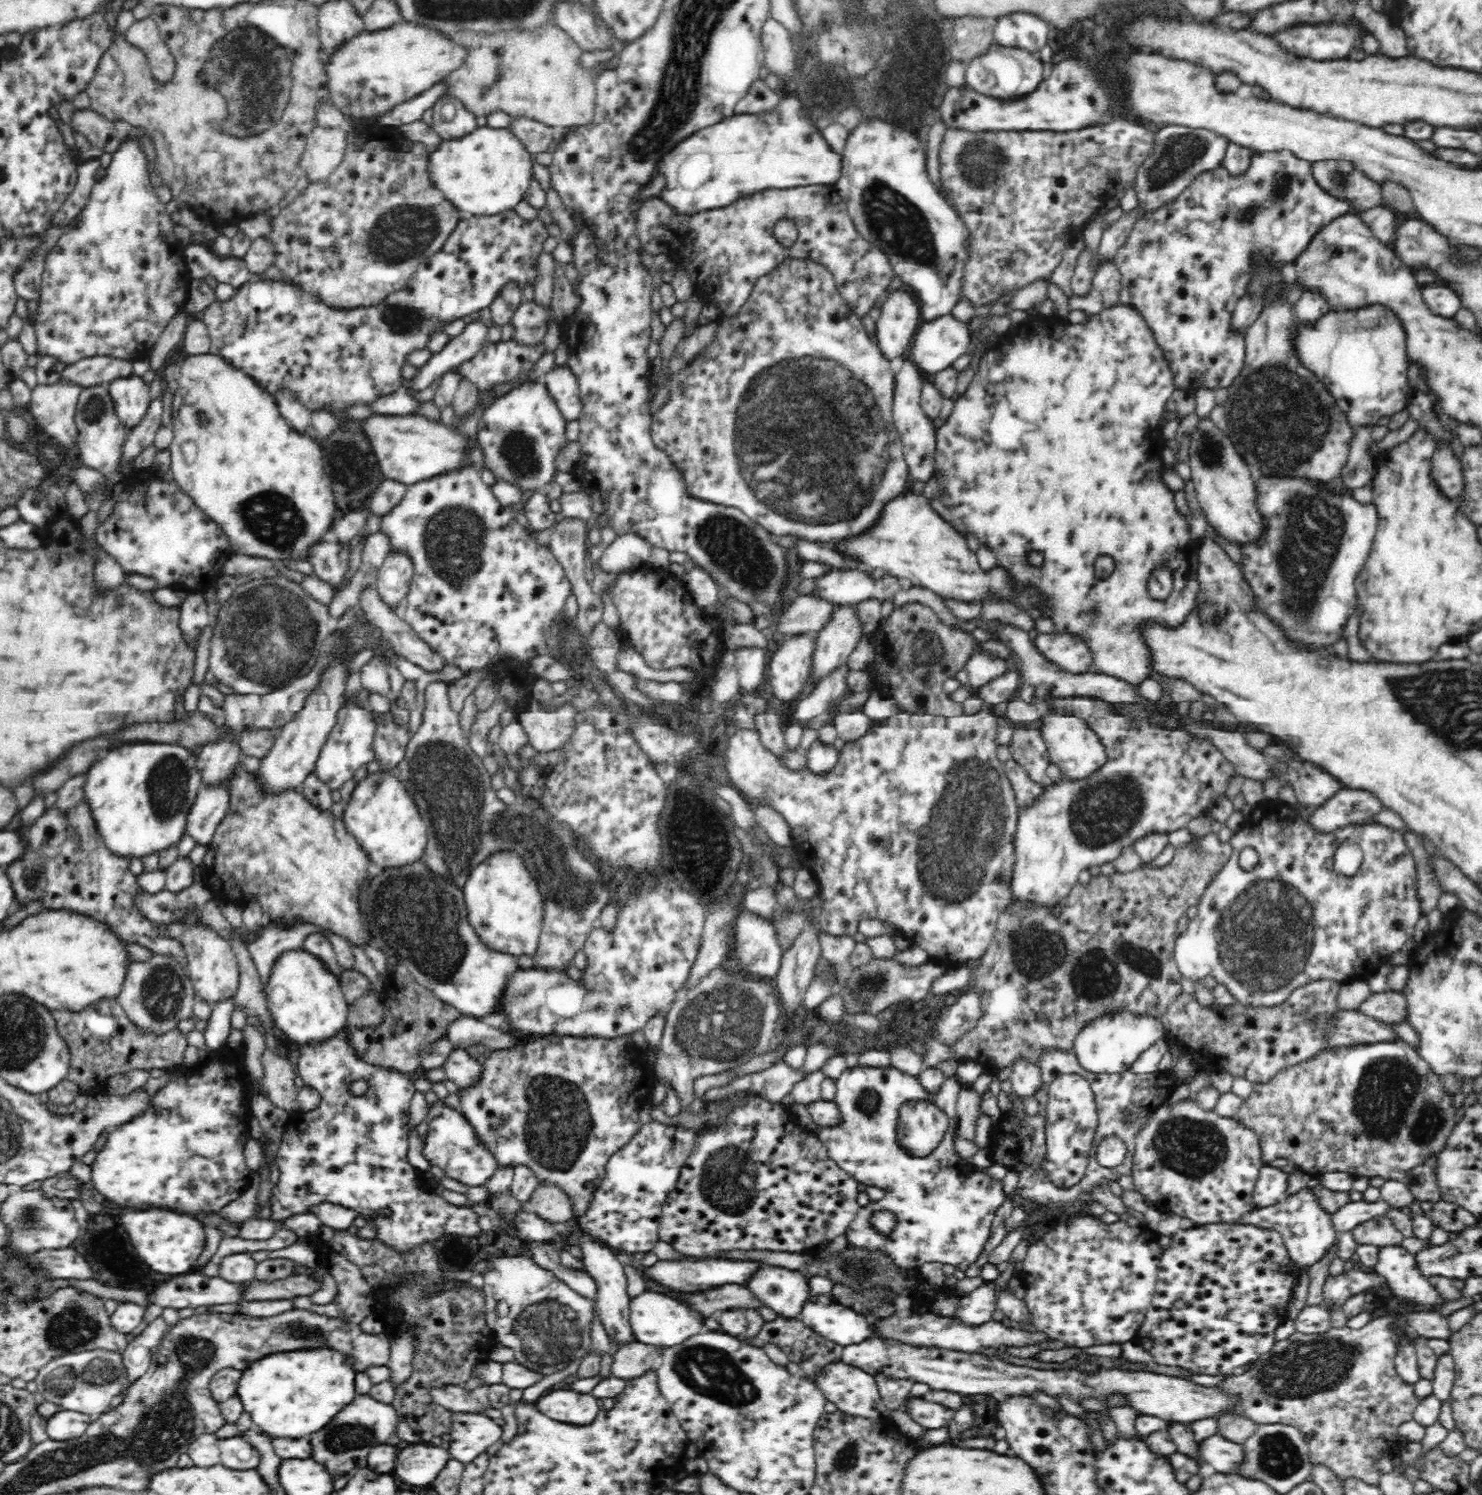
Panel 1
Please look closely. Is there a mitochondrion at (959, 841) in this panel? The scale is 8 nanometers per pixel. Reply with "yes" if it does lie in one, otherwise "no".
yes

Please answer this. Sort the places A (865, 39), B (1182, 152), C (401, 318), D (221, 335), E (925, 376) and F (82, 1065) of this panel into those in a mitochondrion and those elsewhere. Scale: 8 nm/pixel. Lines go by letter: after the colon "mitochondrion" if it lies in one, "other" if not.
A: mitochondrion
B: mitochondrion
C: mitochondrion
D: other
E: other
F: other

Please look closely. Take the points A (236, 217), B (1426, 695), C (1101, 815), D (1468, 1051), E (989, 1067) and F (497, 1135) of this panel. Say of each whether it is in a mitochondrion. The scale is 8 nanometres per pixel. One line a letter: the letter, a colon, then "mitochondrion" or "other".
A: other
B: mitochondrion
C: mitochondrion
D: mitochondrion
E: other
F: mitochondrion

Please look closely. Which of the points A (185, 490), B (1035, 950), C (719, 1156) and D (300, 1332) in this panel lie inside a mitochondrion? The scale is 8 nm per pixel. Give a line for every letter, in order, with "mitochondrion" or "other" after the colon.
A: other
B: mitochondrion
C: mitochondrion
D: mitochondrion

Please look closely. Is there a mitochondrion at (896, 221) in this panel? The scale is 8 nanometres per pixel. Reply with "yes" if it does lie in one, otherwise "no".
yes

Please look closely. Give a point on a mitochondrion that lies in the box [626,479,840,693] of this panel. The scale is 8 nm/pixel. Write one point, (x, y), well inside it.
(731, 546)

